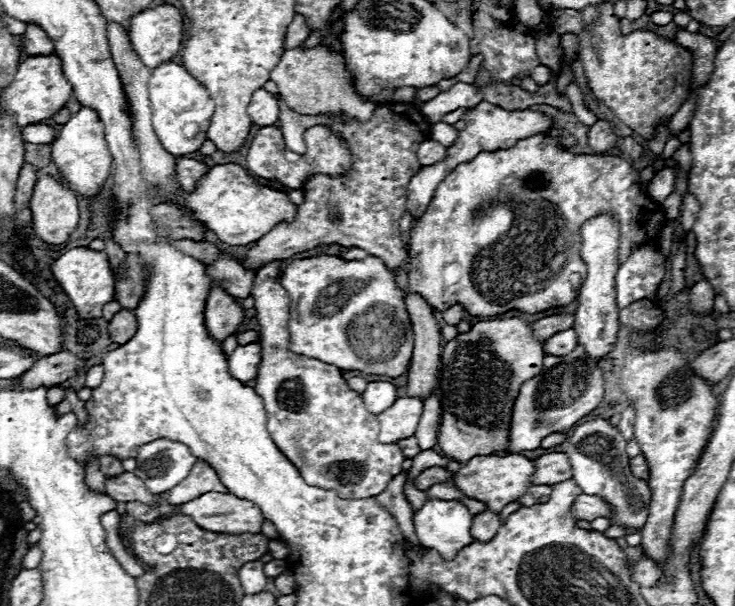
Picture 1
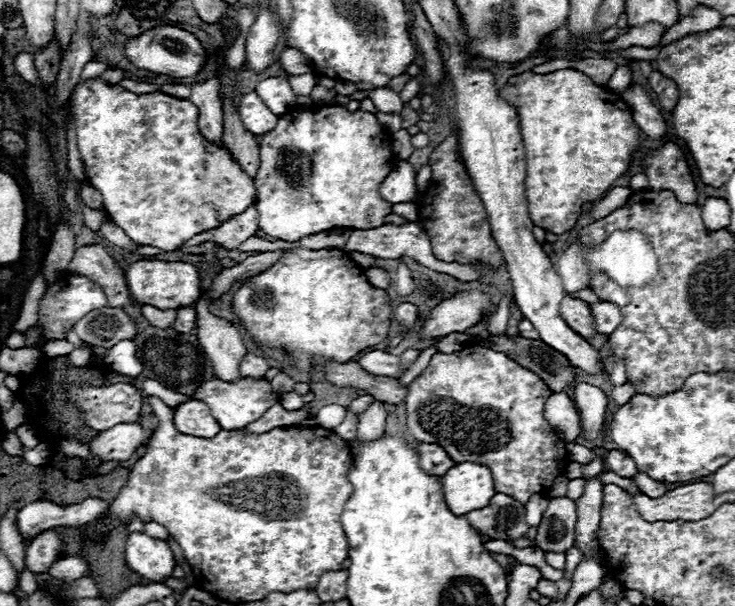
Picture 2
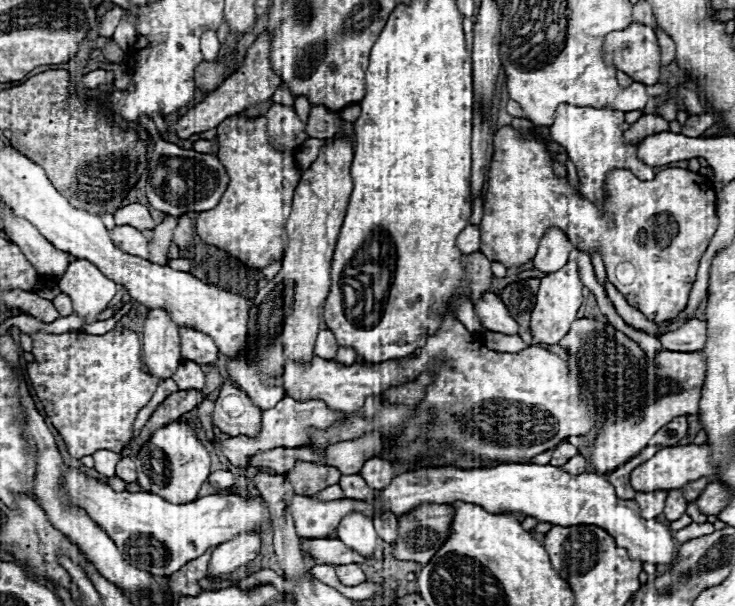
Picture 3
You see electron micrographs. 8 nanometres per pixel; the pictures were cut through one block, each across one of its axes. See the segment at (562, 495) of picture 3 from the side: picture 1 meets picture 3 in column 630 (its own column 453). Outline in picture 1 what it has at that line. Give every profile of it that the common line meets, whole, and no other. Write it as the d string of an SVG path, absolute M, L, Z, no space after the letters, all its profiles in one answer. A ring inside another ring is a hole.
M430 500L418 512L414 512L414 528L424 548L436 550L442 558L454 558L464 546L472 544L472 514L456 500Z

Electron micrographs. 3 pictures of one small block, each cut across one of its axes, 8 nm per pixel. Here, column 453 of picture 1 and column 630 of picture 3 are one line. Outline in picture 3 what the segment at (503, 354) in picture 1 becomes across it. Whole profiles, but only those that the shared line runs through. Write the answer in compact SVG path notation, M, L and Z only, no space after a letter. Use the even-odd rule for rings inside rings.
M596 318L576 320L570 332L560 340L560 346L576 356L594 406L602 412L604 424L590 448L590 462L596 474L608 474L624 466L648 446L648 440L672 418L698 414L698 400L706 372L702 352L664 350L662 356L650 362L636 342Z

